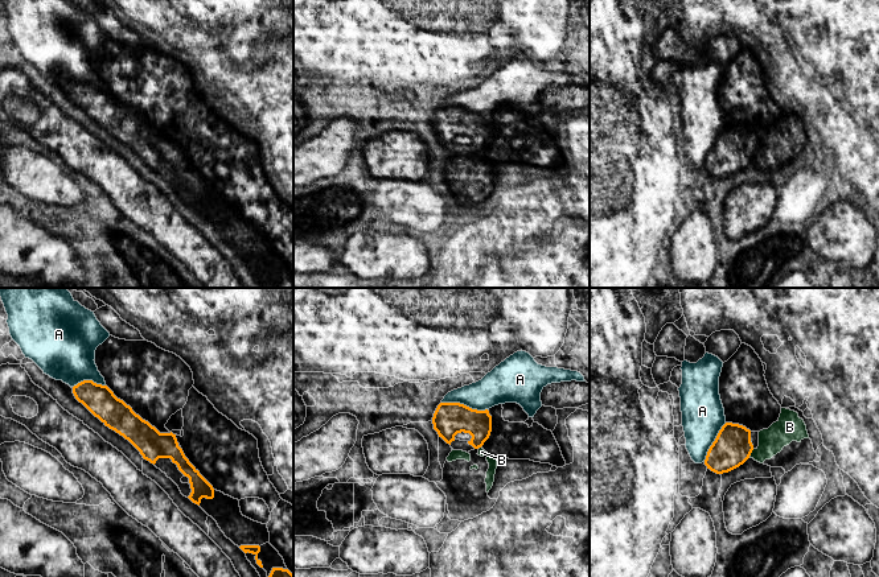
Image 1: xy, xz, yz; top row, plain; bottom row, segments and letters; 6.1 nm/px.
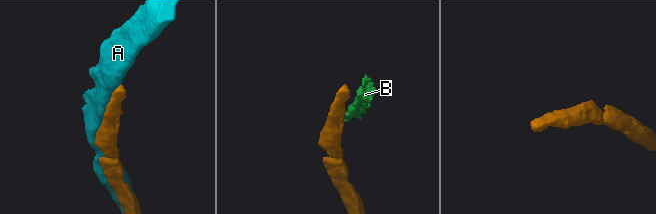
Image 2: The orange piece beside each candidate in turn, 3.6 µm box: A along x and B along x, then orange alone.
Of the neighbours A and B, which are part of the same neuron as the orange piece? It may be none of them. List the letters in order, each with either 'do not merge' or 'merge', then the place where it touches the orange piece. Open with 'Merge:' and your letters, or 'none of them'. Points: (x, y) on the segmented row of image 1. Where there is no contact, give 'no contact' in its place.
Merge: none of them
A: do not merge | xz (463, 404)
B: do not merge | yz (751, 452)

